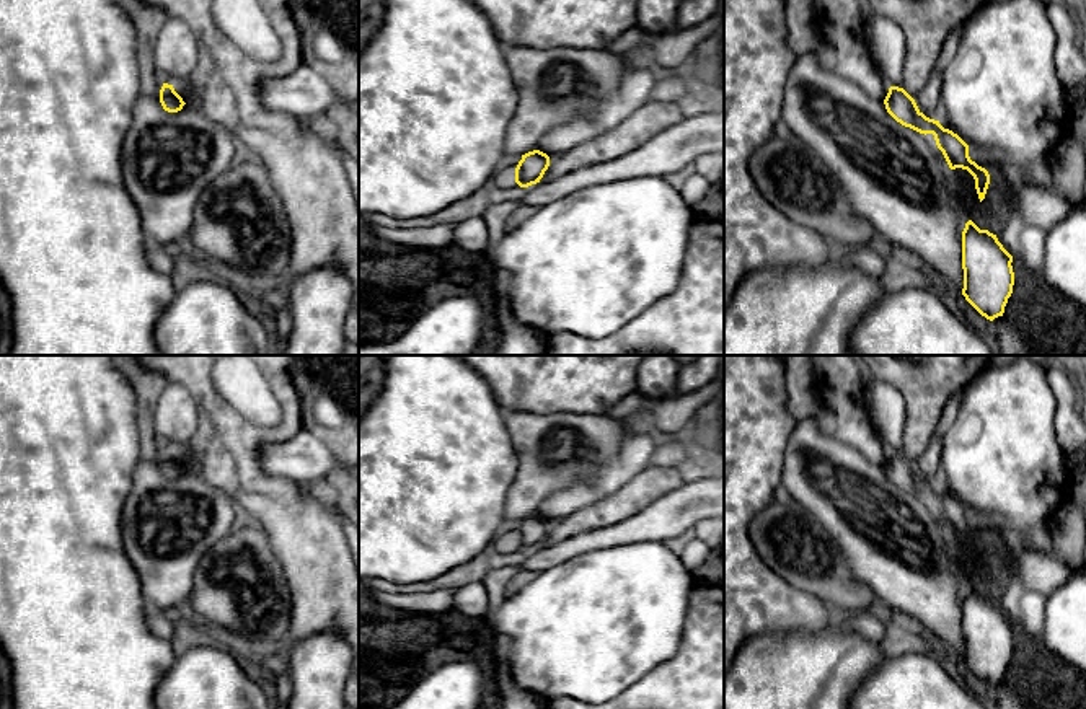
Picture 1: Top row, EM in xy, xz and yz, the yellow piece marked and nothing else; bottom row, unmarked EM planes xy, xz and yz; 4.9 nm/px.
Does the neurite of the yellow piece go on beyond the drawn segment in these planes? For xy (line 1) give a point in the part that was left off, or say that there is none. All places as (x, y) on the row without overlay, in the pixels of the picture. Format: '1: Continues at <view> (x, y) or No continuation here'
1: No continuation here

